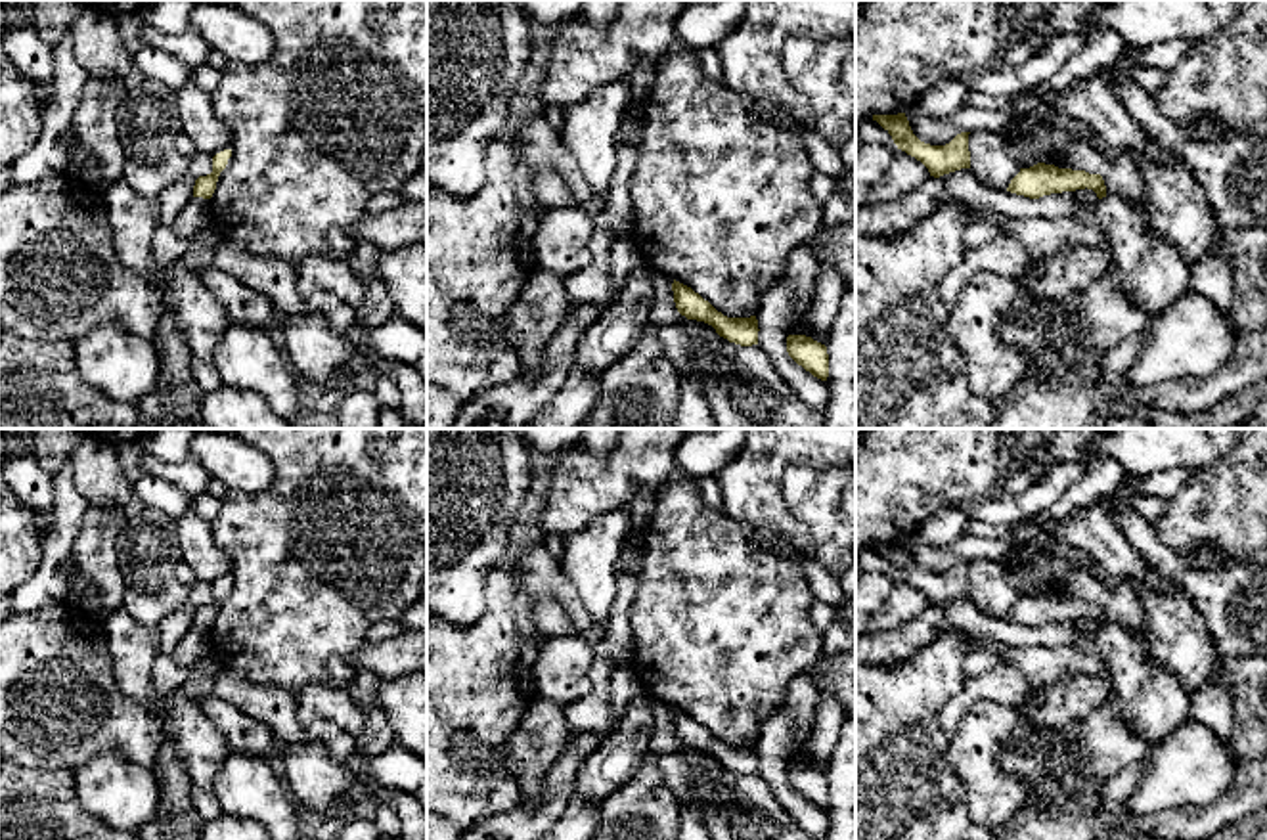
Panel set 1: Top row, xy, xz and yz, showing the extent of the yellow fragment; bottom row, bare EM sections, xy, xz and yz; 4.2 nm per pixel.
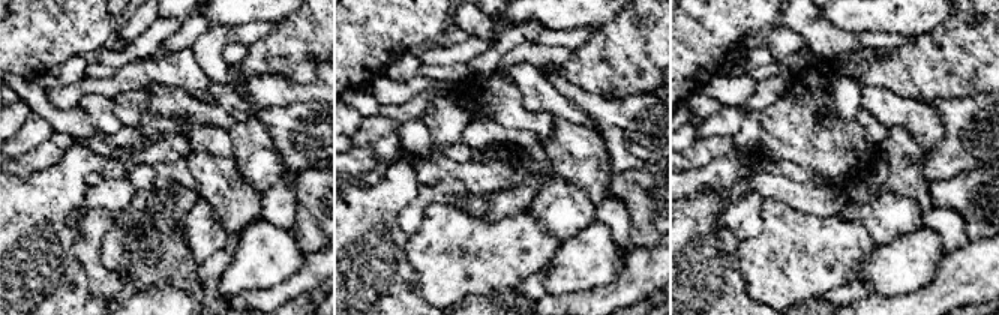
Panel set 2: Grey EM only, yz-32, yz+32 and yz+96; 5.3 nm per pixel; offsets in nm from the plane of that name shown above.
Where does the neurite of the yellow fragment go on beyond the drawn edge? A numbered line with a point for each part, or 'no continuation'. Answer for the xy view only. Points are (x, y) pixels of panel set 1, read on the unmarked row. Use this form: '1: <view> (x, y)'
1: xy (196, 643)

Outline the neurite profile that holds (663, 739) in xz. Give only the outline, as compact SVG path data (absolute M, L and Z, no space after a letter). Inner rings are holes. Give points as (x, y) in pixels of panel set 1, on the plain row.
M645 695L653 716L655 716L655 727L651 733L649 752L651 754L664 754L664 752L678 752L685 750L687 746L681 744L674 731L674 719L672 719L672 706L666 706L662 700L658 700L653 695Z

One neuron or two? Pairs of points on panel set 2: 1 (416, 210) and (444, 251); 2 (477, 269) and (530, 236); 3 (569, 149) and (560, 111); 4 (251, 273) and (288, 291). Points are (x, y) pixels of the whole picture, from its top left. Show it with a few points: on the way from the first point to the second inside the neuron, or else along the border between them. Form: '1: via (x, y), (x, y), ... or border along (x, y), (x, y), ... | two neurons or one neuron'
1: border along (456, 207), (431, 203), (422, 225), (408, 237) | two neurons
2: via (491, 257), (497, 257), (516, 246) | one neuron
3: border along (554, 120), (570, 120), (594, 131) | two neurons
4: border along (303, 261), (282, 282), (243, 293) | two neurons

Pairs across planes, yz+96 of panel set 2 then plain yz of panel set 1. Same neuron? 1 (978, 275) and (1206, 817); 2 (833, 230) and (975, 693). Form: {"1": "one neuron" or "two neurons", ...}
{"1": "one neuron", "2": "two neurons"}

